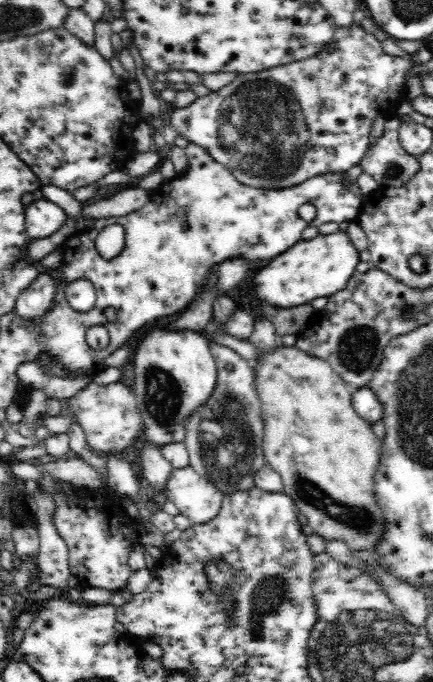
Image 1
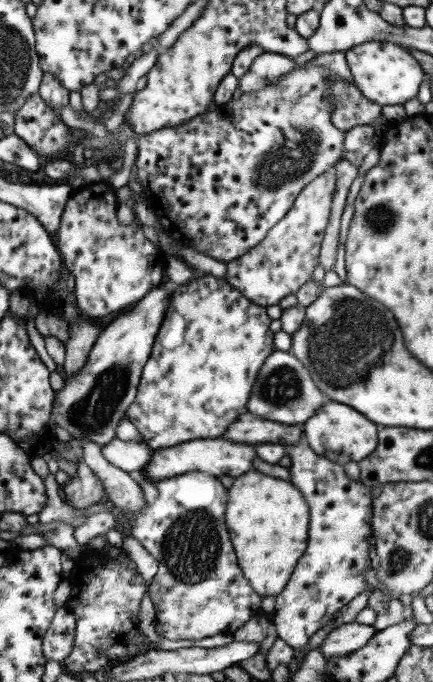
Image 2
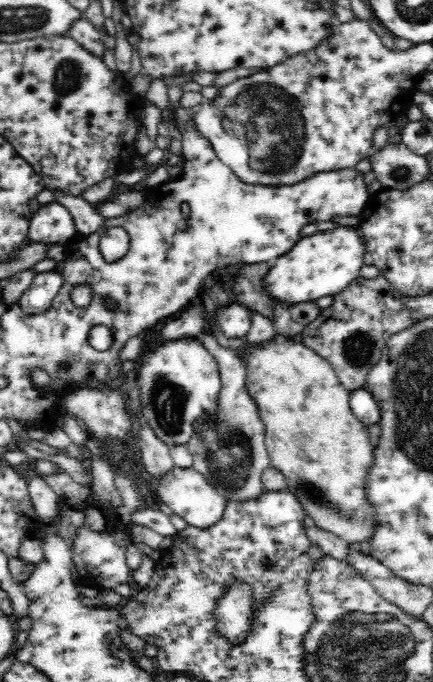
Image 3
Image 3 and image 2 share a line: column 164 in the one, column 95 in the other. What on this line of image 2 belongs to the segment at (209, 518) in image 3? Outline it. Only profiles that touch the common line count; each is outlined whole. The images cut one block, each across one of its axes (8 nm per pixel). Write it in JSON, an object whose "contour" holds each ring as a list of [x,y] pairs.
{"contour":[[[79,462],[75,476],[63,486],[65,504],[77,510],[83,510],[97,504],[101,496],[105,496],[105,484],[97,480],[97,474],[89,466]]]}

